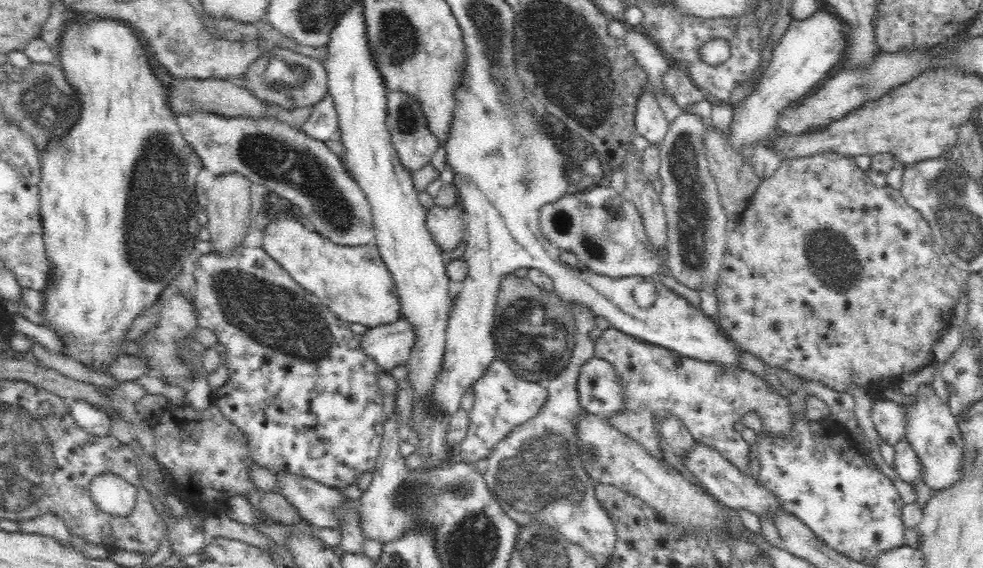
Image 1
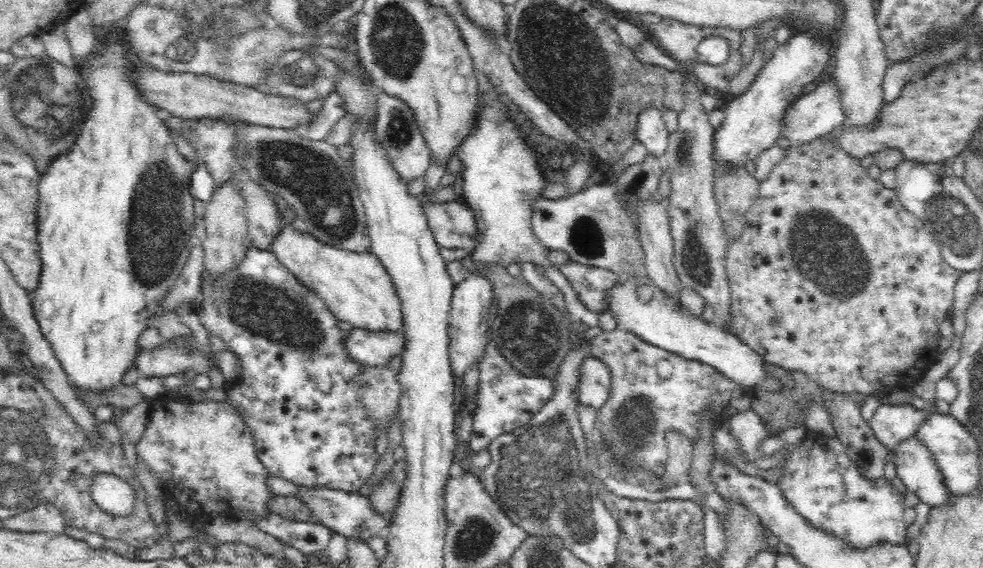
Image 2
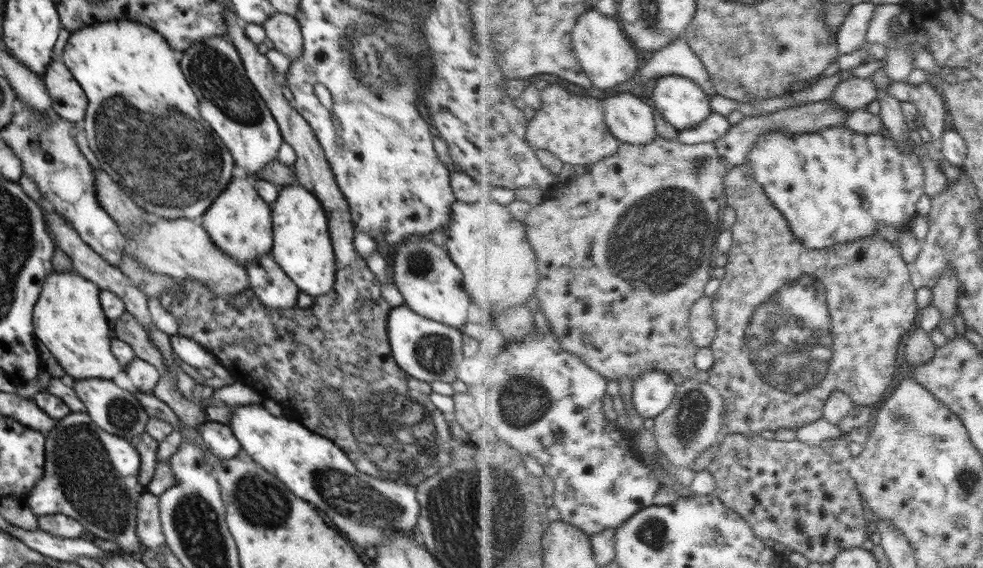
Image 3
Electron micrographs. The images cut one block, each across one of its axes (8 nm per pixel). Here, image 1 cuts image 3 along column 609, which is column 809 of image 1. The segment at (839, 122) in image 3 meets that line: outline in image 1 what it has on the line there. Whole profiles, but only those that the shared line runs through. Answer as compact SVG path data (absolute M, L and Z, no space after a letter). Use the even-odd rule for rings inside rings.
M818 153L806 158L784 160L770 178L761 181L740 221L729 230L725 255L712 287L724 329L741 350L751 352L769 367L778 368L808 381L825 384L831 390L842 392L846 390L850 381L860 384L880 380L896 381L901 375L930 364L930 361L935 359L935 345L940 341L942 332L948 328L949 316L958 300L962 298L964 286L964 273L956 270L951 257L934 239L934 233L924 215L908 203L901 190L894 190L889 185L876 188L868 173L856 166L854 157Z

